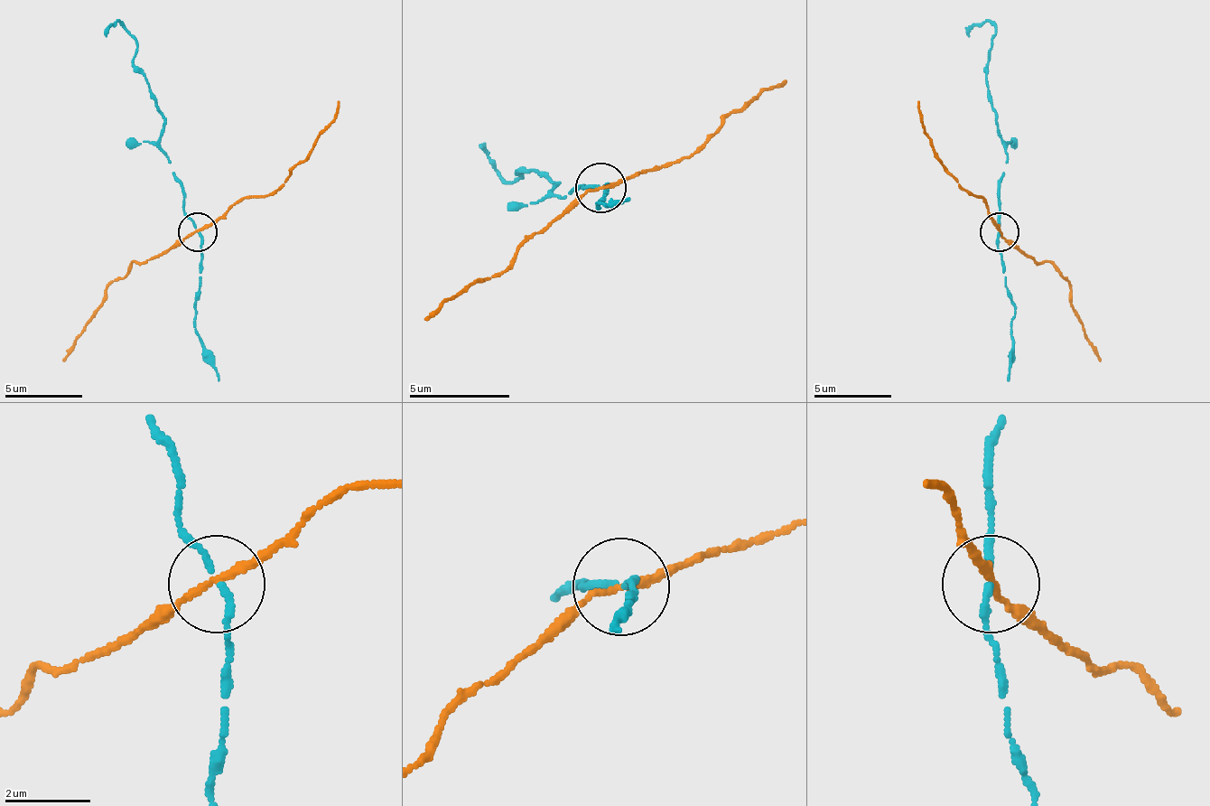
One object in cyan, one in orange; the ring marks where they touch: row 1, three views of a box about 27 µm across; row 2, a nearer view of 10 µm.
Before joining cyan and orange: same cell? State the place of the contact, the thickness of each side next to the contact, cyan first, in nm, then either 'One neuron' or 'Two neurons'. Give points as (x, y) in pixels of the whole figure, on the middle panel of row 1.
Place: (600, 188). Thickness 140 nm (cyan) against 150 nm. One neuron

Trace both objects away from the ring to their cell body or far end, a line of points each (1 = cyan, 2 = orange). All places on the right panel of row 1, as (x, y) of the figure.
1: (1000, 233), (1000, 182), (1008, 152), (1000, 144), (985, 67), (997, 32), (992, 24), (977, 24), (965, 36)
2: (1000, 233), (1039, 264), (1047, 260), (1070, 283), (1070, 306), (1101, 360)

